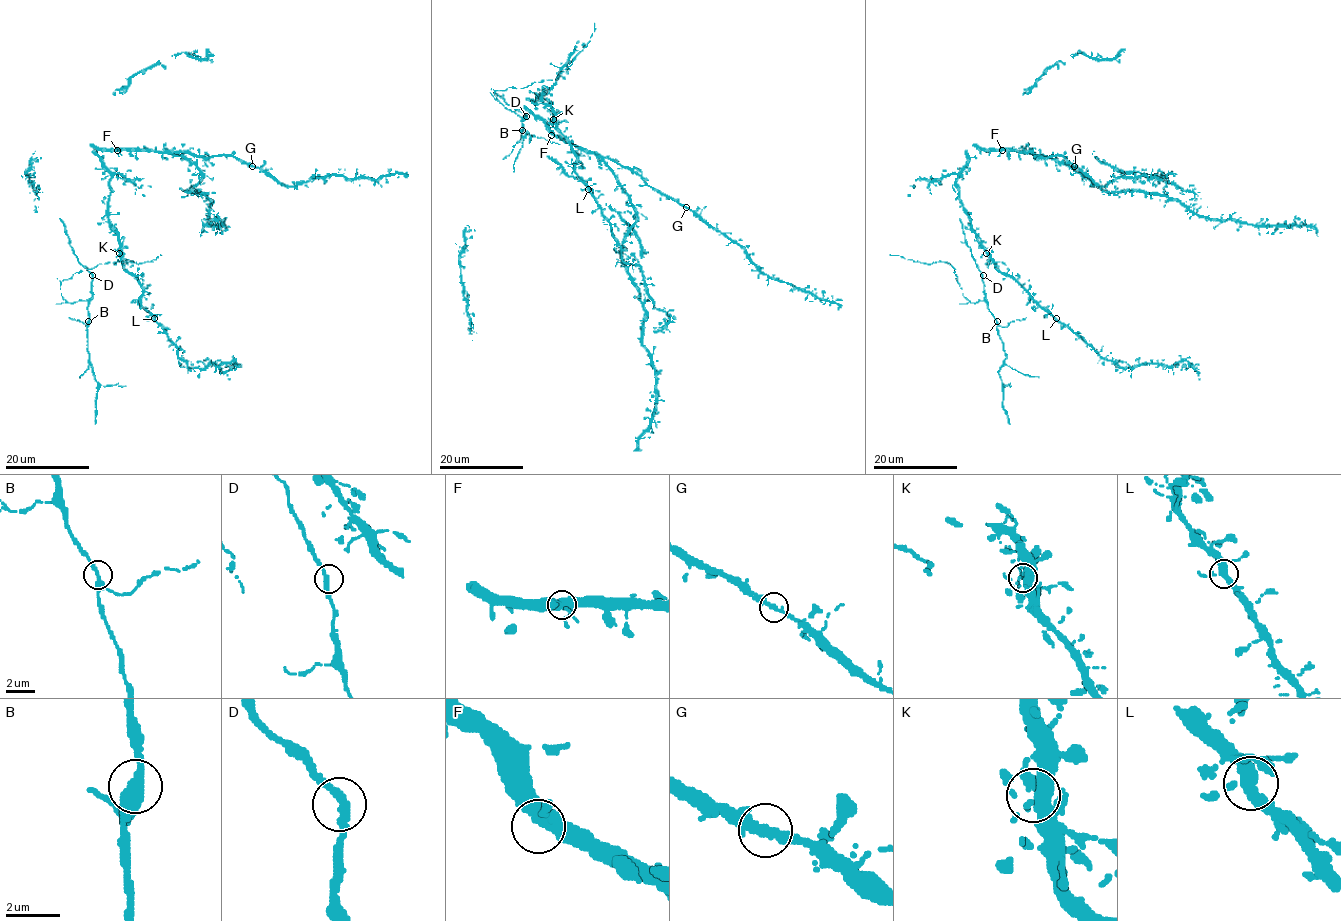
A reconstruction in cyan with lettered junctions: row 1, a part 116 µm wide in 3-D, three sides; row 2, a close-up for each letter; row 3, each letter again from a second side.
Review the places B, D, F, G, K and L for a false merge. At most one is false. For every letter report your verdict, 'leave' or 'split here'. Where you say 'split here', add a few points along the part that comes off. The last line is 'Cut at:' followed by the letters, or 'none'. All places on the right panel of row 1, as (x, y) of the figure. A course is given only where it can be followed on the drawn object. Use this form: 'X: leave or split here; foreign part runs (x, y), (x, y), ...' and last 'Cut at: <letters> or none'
B: leave
D: leave
F: leave
G: leave
K: leave
L: leave
Cut at: none

